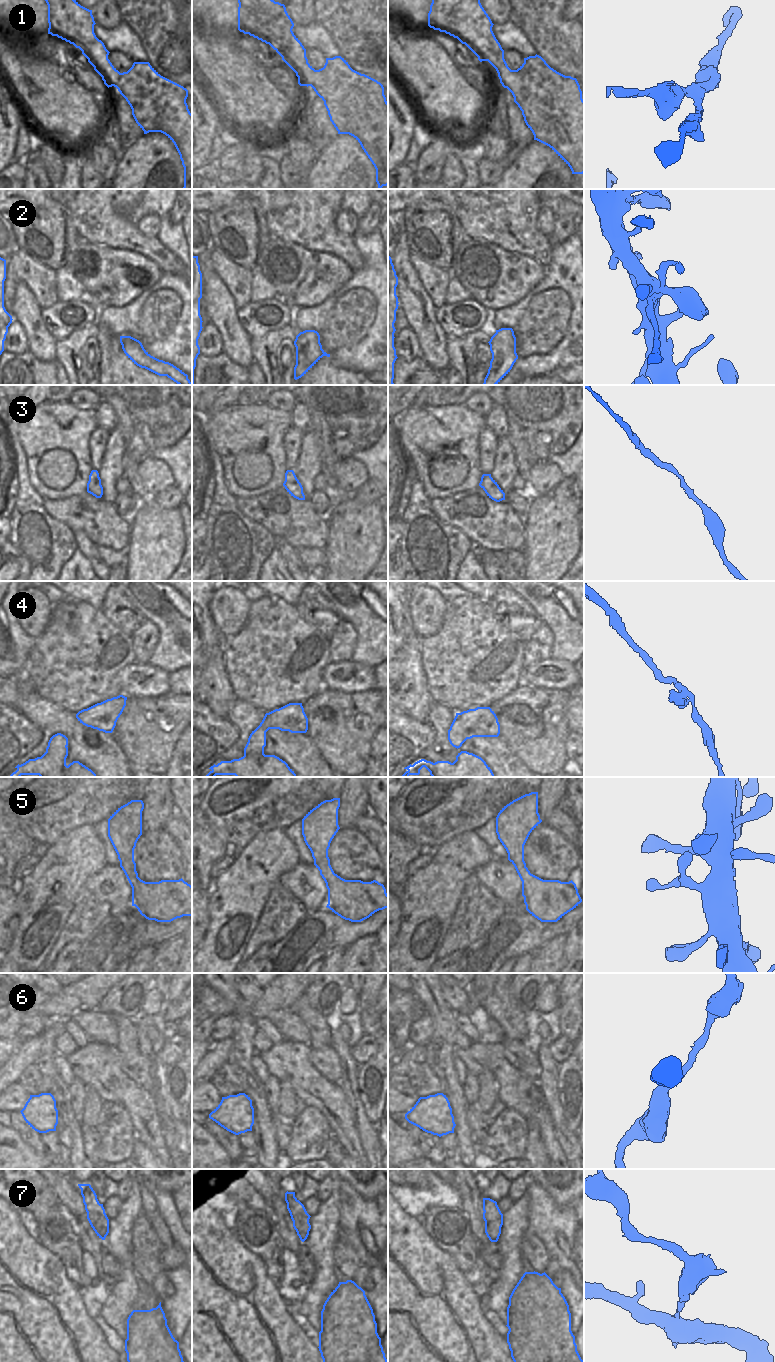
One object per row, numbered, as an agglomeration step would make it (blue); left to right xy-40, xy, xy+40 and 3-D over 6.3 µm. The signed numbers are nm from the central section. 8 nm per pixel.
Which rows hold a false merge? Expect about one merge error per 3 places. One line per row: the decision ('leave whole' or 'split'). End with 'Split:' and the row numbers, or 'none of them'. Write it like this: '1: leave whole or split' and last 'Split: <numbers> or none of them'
1: leave whole
2: leave whole
3: leave whole
4: split
5: leave whole
6: leave whole
7: split
Split: 4, 7

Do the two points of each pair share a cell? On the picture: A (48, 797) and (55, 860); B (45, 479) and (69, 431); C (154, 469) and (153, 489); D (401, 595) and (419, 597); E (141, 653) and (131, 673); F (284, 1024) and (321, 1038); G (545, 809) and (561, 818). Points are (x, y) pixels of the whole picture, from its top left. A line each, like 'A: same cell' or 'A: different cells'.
A: different cells
B: same cell
C: same cell
D: different cells
E: different cells
F: different cells
G: different cells

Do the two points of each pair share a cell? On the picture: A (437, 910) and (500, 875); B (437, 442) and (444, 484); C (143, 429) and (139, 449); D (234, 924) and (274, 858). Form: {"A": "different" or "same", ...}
{"A": "different", "B": "same", "C": "same", "D": "same"}

